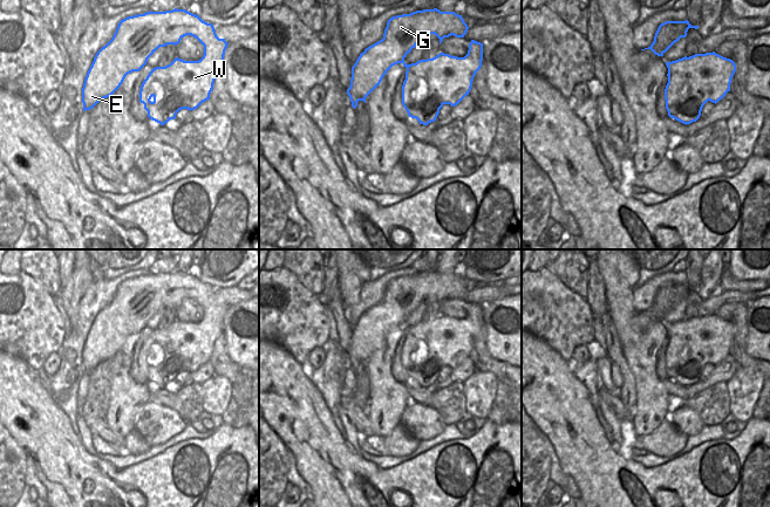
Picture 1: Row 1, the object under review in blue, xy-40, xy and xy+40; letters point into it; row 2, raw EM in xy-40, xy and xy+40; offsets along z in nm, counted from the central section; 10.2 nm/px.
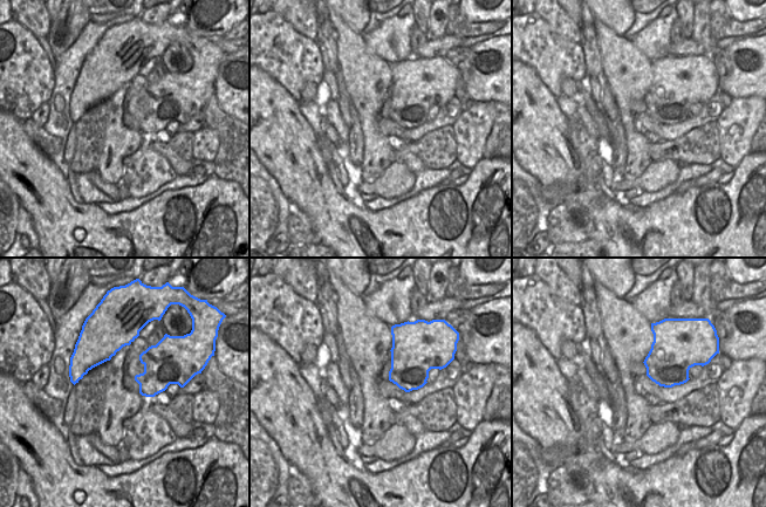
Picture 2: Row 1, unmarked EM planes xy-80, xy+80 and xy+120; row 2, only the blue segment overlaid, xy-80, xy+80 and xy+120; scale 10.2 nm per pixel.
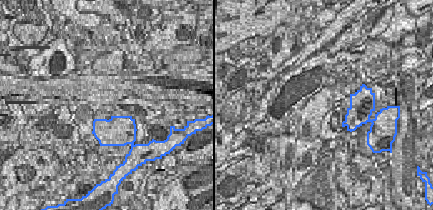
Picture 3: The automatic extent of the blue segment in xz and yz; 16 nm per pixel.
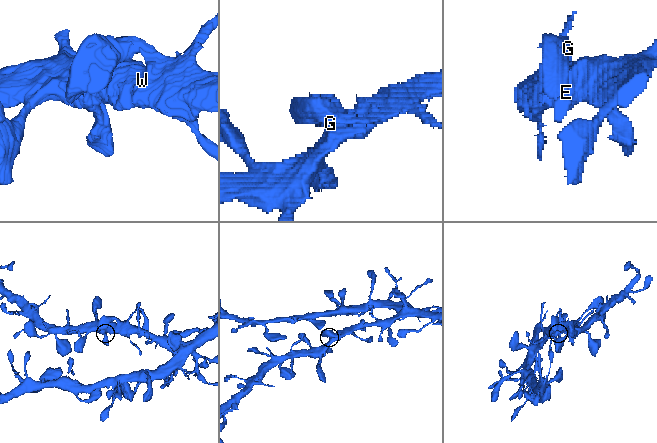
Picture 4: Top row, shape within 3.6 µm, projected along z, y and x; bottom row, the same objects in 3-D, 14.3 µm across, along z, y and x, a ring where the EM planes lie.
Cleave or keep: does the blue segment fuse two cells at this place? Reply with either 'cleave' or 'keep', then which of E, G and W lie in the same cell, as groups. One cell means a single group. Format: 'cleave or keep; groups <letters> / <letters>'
keep; groups E G W

